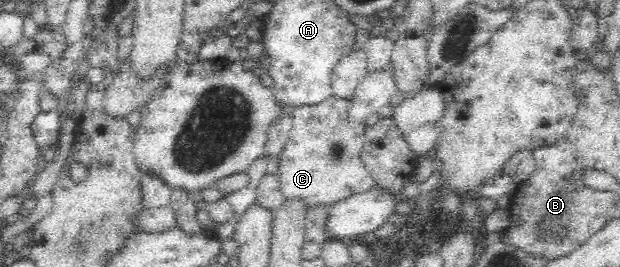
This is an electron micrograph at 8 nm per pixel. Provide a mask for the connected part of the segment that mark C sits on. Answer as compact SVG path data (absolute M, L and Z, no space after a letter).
M333 96L320 105L300 107L292 112L292 129L278 156L276 174L280 182L280 198L284 202L300 201L306 210L324 205L329 213L335 203L377 188L377 183L361 159L366 127L363 124L352 126L346 122L348 107L348 100Z

